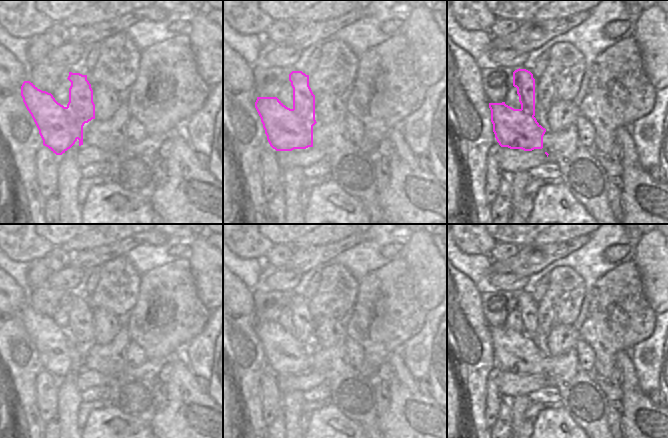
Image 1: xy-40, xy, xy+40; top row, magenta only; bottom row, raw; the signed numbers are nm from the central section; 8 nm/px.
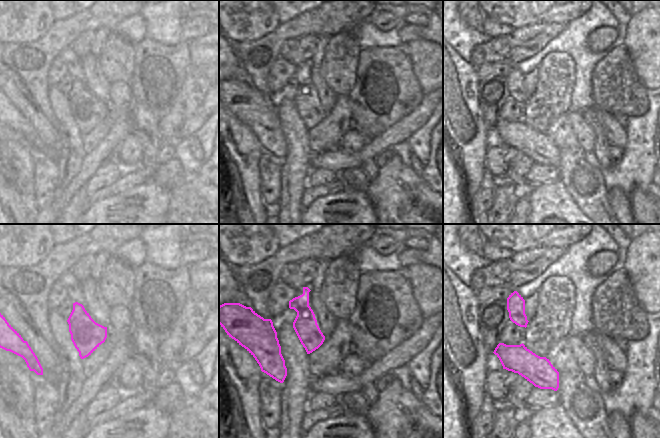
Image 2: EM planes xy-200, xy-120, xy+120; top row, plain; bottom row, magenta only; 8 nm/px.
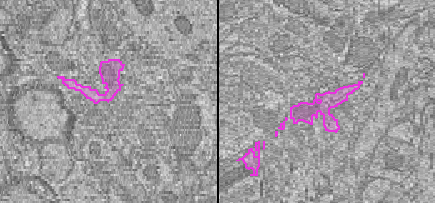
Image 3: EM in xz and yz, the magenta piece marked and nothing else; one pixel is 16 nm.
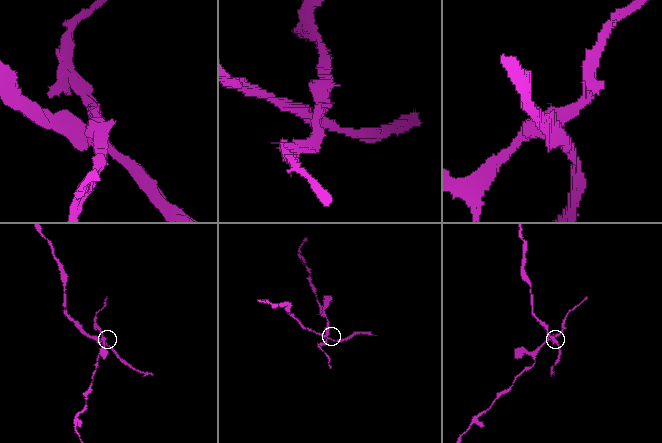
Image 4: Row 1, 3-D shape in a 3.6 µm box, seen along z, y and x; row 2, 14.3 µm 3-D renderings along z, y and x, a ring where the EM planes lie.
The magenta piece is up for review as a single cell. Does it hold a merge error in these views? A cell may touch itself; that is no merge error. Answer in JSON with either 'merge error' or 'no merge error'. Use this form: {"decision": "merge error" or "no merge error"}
{"decision": "merge error"}

